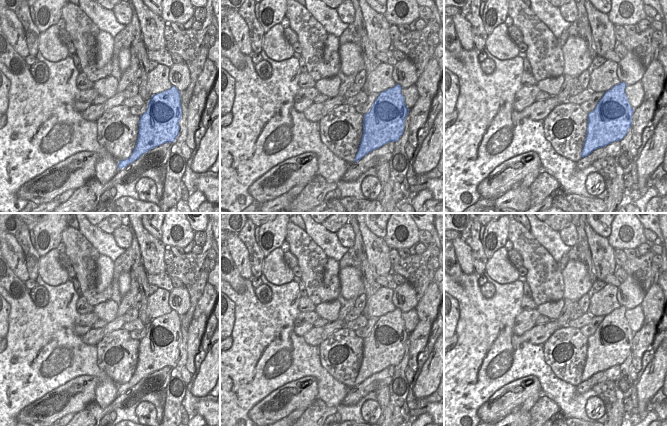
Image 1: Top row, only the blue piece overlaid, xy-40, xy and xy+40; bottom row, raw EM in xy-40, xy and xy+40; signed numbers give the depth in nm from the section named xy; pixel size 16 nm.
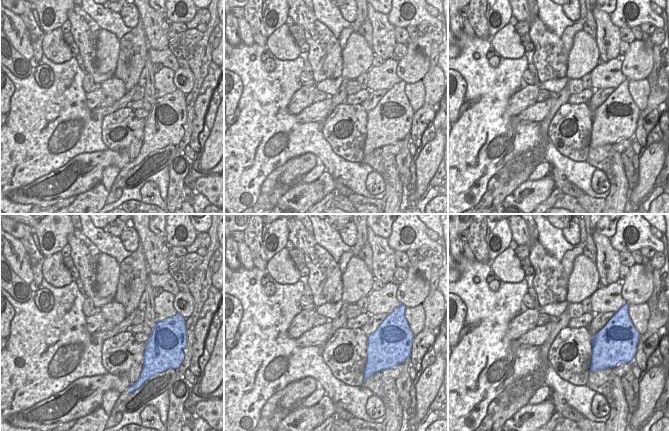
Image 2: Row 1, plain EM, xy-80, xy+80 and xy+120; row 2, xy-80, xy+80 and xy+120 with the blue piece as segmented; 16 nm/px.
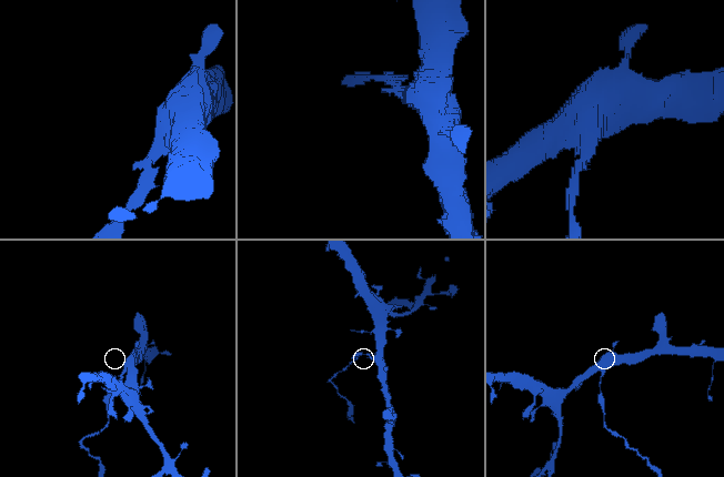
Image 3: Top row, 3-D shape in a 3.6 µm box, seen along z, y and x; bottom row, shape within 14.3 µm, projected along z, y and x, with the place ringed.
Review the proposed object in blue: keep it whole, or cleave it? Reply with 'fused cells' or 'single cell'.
fused cells

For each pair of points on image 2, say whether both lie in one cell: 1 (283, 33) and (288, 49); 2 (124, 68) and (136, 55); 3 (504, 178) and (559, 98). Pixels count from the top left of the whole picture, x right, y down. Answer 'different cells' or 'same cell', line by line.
1: same cell
2: same cell
3: same cell

